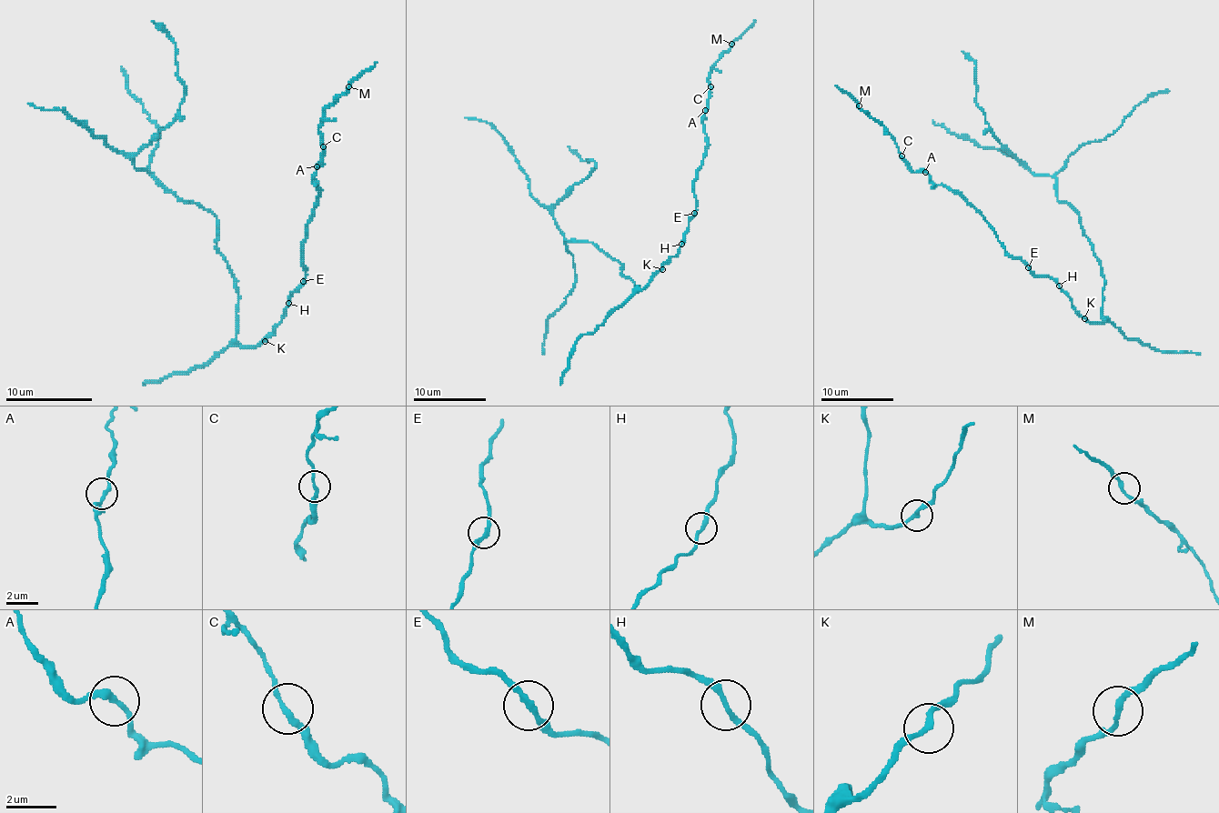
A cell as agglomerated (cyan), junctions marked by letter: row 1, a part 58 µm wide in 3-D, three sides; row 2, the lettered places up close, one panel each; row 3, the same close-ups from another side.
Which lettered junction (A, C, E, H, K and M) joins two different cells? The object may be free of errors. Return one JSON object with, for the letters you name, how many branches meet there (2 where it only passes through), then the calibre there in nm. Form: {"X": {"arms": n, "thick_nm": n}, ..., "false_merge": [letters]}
{"false_merge": []}

